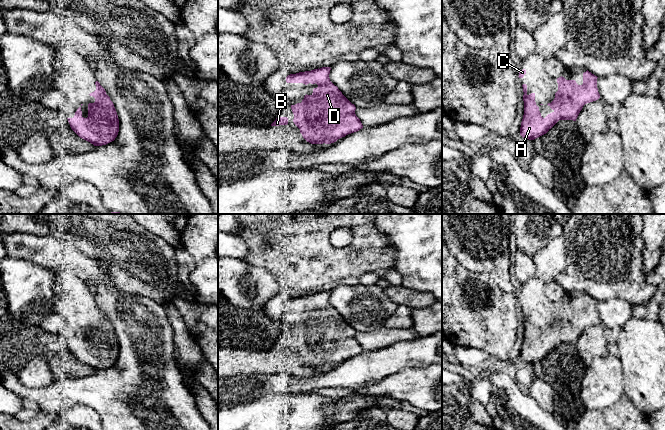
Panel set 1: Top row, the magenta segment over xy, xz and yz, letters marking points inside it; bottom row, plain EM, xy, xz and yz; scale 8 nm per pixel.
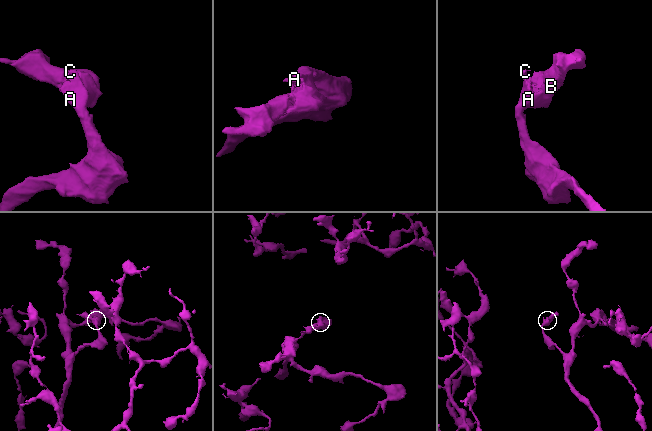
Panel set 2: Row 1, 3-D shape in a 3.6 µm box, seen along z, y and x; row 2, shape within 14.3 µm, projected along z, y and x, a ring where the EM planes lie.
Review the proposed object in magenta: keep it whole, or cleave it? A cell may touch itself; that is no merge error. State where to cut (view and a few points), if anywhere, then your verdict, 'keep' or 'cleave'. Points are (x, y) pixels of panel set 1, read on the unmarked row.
cut none; keep

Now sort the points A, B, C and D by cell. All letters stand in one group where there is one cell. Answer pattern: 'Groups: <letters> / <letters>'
Groups: A B C D

